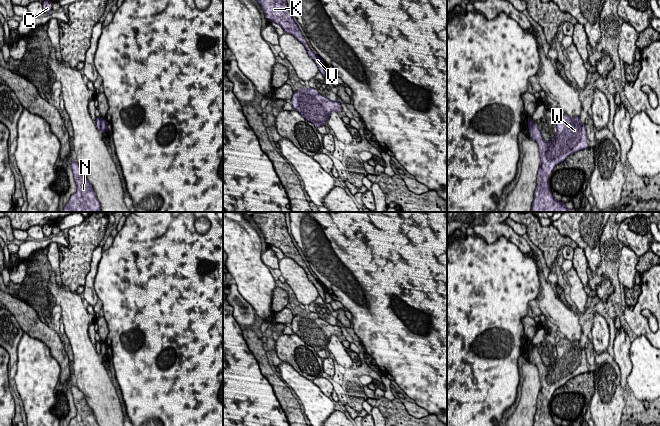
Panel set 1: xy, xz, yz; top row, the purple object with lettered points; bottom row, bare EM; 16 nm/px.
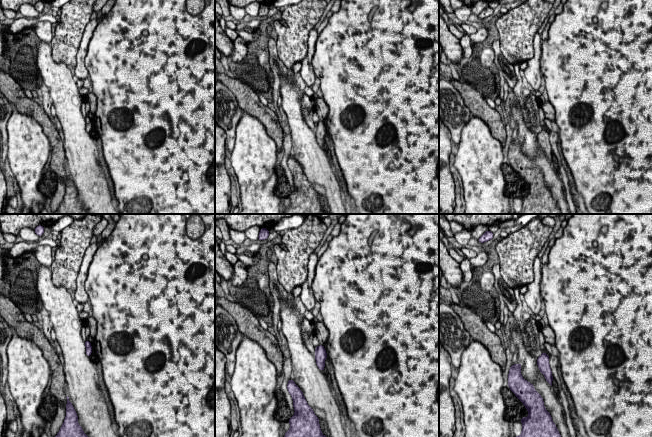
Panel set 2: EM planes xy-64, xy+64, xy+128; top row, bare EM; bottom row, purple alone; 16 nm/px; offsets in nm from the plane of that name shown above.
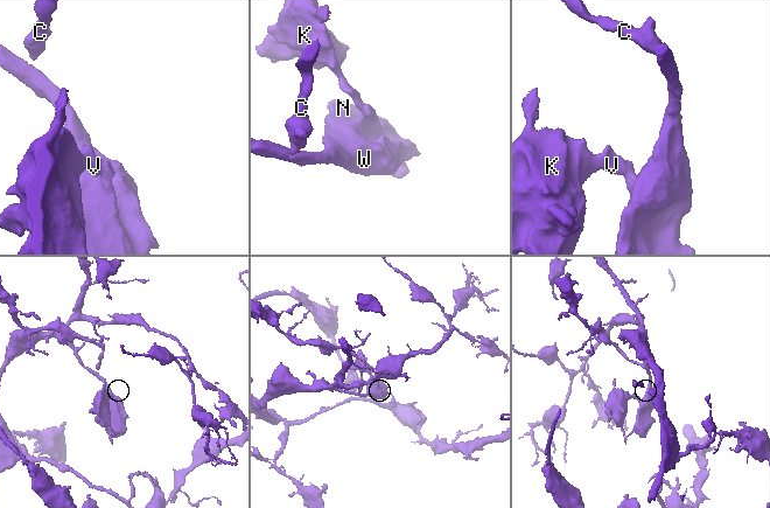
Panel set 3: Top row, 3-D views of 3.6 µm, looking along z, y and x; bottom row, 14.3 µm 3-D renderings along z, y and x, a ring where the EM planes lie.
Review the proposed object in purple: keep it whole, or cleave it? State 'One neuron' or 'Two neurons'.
Two neurons

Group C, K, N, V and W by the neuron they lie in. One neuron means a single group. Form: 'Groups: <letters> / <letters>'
Groups: C N W / K V

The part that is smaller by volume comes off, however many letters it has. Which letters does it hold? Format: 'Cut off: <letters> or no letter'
Cut off: K, V

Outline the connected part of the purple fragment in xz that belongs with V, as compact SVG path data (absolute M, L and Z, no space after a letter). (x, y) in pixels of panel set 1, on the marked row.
M257 0L264 10L266 19L269 22L279 24L285 31L285 33L293 35L298 41L300 41L306 48L308 55L315 61L318 66L319 72L325 76L325 67L319 56L313 53L306 39L299 30L297 24L292 18L292 14L288 9L286 0Z

